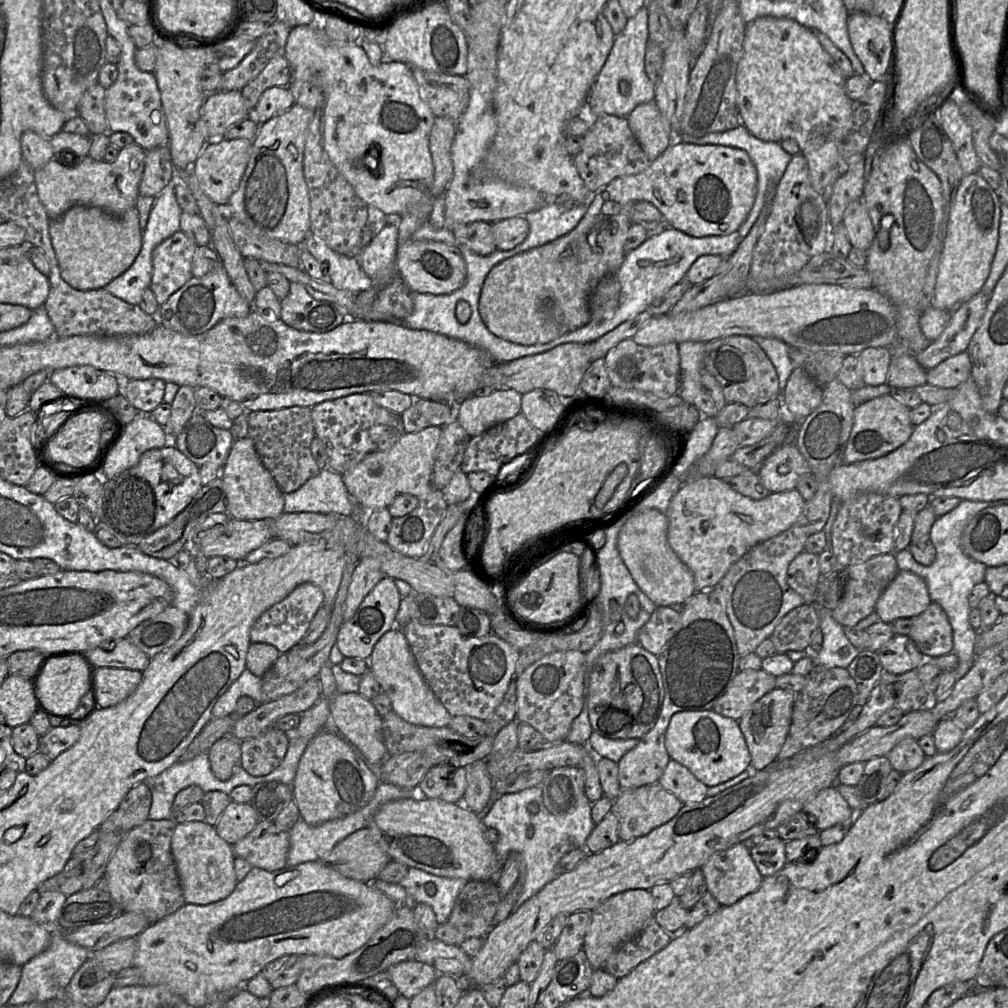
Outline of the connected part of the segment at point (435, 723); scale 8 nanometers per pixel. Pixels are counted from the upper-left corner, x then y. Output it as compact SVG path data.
M393 627L375 644L369 660L369 668L382 691L386 692L393 711L404 721L426 727L448 727L452 716L434 695L418 669L409 643L399 627Z

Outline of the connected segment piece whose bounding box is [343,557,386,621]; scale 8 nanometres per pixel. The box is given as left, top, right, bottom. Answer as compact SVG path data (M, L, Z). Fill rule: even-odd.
M363 557L358 561L348 589L343 621L349 620L354 615L363 599L384 577L386 576L377 559Z

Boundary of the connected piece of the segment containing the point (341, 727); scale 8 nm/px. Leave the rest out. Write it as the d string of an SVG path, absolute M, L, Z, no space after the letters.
M330 663L322 666L318 678L322 687L322 697L329 700L331 721L340 735L346 739L352 747L359 751L365 762L381 764L387 757L387 751L383 739L382 717L376 711L370 700L364 698L358 692L339 693L336 681L331 670Z

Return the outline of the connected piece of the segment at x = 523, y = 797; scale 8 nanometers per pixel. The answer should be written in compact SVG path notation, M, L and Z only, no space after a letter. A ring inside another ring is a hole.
M541 785L504 794L495 801L482 822L487 828L496 829L499 833L499 839L493 846L501 866L511 852L516 852L519 856L518 880L522 881L523 890L514 905L513 912L557 877L557 865L564 855L577 848L584 848L595 826L591 811L592 803L584 793L572 812L551 814L543 804ZM531 802L539 805L539 810L534 815L530 814L527 808Z

